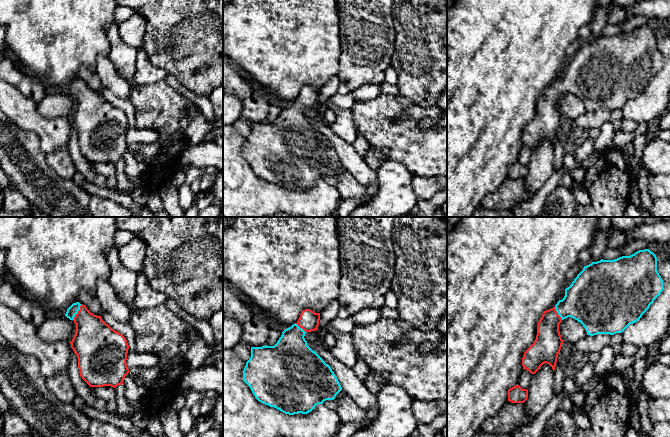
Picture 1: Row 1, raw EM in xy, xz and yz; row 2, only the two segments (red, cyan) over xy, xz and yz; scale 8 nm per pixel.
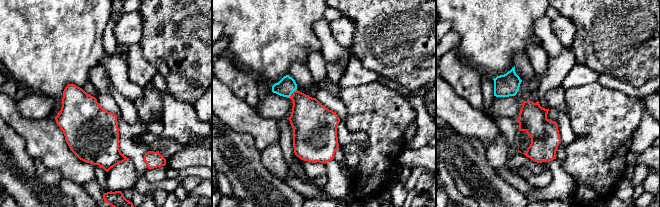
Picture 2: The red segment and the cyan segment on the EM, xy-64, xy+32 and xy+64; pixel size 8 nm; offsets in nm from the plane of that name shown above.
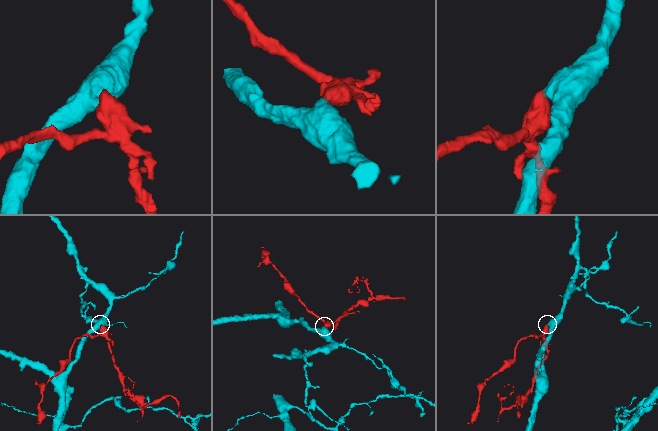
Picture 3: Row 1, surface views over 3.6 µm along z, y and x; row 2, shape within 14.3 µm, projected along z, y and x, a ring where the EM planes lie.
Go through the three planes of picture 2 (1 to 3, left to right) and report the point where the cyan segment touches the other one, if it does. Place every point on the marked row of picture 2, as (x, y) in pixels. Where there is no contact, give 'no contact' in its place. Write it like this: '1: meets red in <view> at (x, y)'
1: no contact
2: meets red in xy+32 at (292, 93)
3: no contact

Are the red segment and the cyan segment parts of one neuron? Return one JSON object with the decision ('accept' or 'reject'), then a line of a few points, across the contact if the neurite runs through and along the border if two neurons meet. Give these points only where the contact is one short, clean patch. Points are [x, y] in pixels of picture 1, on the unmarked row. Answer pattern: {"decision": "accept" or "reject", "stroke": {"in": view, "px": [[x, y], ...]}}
{"decision": "accept", "stroke": {"in": "xy", "px": [[93, 115], [90, 104], [78, 88], [75, 83]]}}

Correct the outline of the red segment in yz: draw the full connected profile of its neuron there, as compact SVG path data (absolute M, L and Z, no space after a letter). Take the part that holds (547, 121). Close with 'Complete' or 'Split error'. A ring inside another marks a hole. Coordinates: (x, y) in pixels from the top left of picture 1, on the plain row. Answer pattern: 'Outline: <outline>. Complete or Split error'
Outline: M645 25L639 26L630 32L622 32L614 36L601 35L584 42L572 60L565 65L564 74L559 76L553 84L543 88L537 101L536 115L524 128L522 134L523 145L535 150L543 140L547 139L552 143L553 147L555 146L558 130L563 120L559 100L568 93L580 98L587 111L590 112L622 109L630 100L637 98L663 67L663 56L657 47L657 36L653 28Z. Split error

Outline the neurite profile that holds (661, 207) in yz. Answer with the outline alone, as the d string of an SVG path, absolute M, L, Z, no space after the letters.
M670 198L653 200L651 215L653 217L670 217Z

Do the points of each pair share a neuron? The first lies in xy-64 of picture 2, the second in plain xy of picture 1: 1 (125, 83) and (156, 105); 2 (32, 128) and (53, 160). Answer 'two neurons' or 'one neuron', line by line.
1: two neurons
2: two neurons

